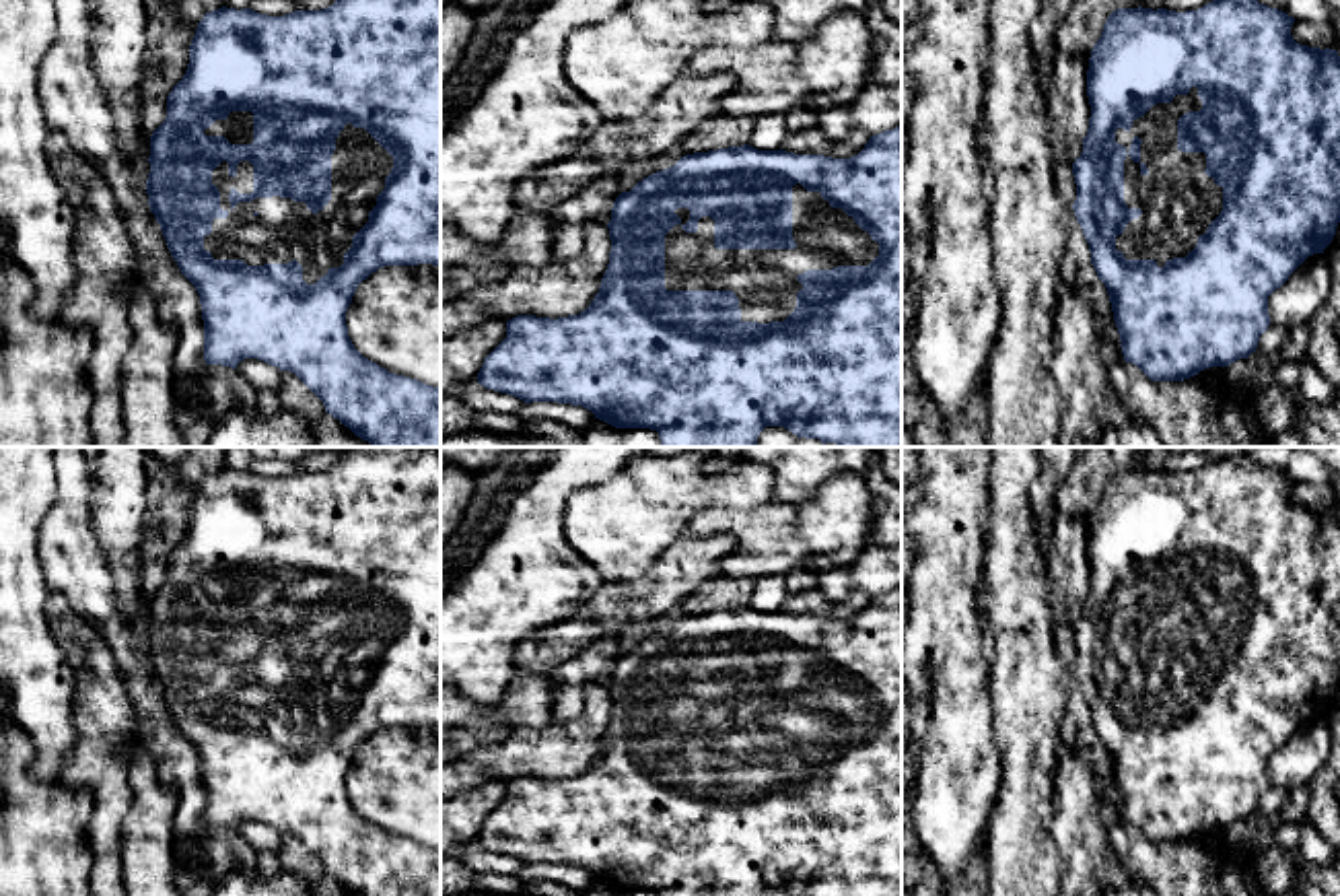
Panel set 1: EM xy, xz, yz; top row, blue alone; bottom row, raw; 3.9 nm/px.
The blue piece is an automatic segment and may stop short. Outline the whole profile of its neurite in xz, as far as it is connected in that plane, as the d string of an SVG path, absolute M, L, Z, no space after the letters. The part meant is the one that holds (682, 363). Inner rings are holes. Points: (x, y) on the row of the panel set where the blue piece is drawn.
M902 126L869 138L850 159L757 150L749 144L681 157L622 192L607 222L611 251L599 292L578 315L517 315L506 338L484 358L478 383L525 404L558 402L583 406L615 428L650 428L663 447L757 447L766 426L784 426L799 439L838 447L902 447Z

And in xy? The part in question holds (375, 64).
M336 0L321 10L294 10L284 16L259 14L251 8L218 8L206 12L198 23L196 35L189 45L189 64L183 78L173 87L167 97L167 117L150 136L150 173L146 179L148 206L161 225L167 247L177 262L181 274L196 286L204 319L204 360L206 365L222 365L237 369L245 358L257 358L280 371L294 373L325 406L325 412L348 426L356 437L368 441L373 447L440 447L440 389L426 385L418 379L389 373L377 363L364 358L352 344L346 325L346 311L362 280L385 266L440 266L440 0Z

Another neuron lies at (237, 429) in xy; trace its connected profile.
M233 410L220 418L206 447L321 447L317 422L280 410L263 416L257 410Z

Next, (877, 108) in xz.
M879 0L865 19L873 35L873 70L867 89L850 103L813 99L817 128L830 138L875 136L902 126L902 23L891 21Z

